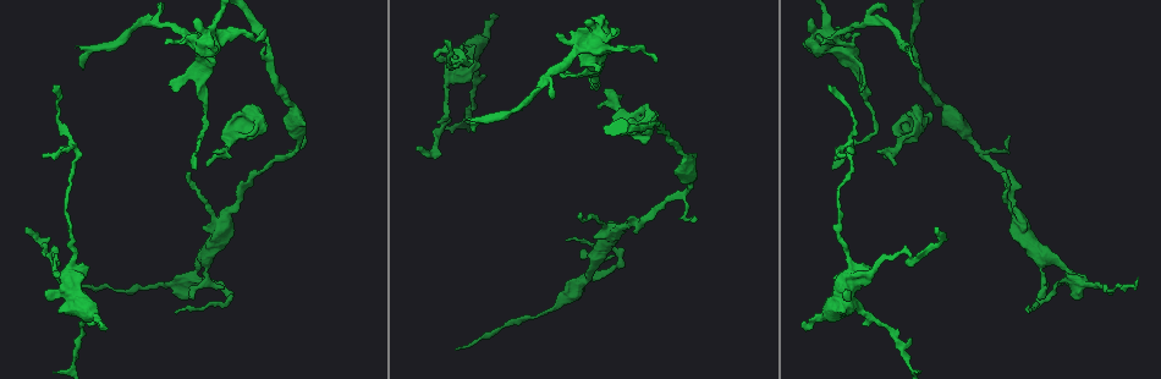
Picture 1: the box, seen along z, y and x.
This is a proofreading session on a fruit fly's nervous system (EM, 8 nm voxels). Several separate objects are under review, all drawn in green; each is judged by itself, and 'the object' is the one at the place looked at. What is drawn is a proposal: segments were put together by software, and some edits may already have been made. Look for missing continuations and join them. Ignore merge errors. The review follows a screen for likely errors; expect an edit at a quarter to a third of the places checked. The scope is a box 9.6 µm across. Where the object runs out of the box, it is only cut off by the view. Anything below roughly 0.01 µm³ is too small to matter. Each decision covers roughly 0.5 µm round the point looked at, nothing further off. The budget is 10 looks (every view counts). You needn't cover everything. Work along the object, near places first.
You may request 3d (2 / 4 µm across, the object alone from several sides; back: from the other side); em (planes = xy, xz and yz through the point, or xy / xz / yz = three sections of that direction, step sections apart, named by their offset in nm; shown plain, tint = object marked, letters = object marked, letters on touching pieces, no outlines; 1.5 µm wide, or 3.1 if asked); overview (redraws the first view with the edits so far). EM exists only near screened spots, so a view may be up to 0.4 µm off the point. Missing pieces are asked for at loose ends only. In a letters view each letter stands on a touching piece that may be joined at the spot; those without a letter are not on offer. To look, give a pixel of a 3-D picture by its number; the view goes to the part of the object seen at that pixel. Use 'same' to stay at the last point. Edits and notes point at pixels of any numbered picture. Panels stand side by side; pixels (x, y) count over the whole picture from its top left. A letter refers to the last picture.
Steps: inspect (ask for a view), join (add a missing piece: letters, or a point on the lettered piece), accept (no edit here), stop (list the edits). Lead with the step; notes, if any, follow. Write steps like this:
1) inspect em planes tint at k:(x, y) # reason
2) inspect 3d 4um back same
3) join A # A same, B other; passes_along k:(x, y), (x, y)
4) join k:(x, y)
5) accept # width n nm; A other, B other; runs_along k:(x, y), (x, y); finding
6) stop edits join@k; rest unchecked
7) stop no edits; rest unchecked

inspect 3d 2um at 1:(438, 60)

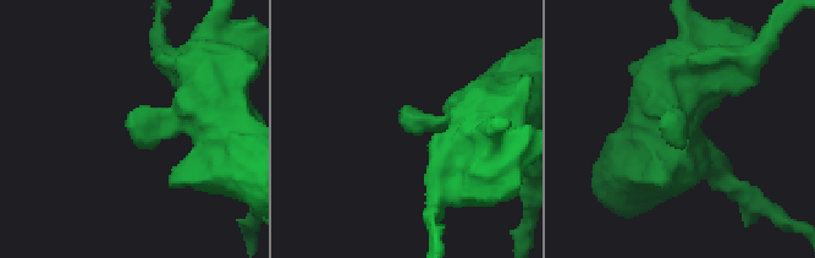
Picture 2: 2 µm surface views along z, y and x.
inspect em planes tint at 2:(407, 128)

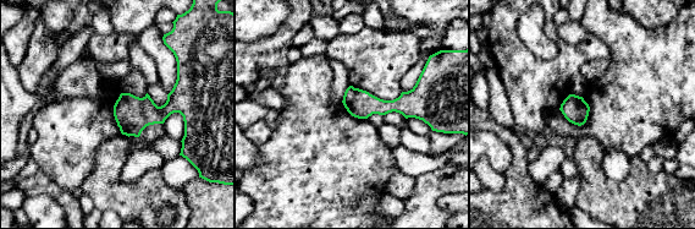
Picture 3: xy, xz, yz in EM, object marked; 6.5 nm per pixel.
inspect em planes letters same # what lies round it

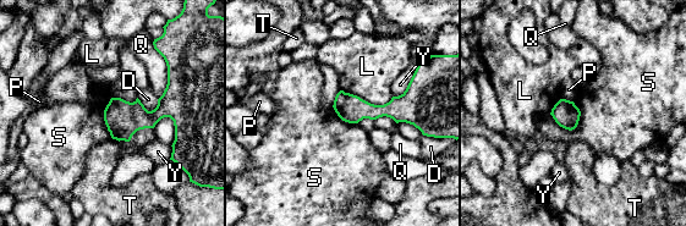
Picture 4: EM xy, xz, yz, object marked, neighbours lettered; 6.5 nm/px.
accept # longest_contact Q 380 nm; D other, L other, P other, Q other, S other, T other, Y other; none of them fits

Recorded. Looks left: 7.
inspect em planes letters at 1:(803, 327) # an open end

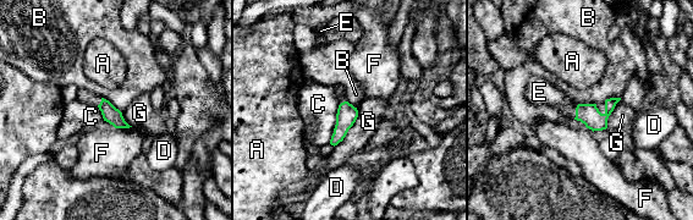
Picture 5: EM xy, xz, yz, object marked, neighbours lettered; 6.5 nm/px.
join E # A other, B other, C other, D other, E same, F other, G other; passes_along 5:(588, 114), (576, 111), (543, 93); it goes on there

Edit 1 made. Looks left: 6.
inspect 3d 4um back at 1:(456, 349) # thin end

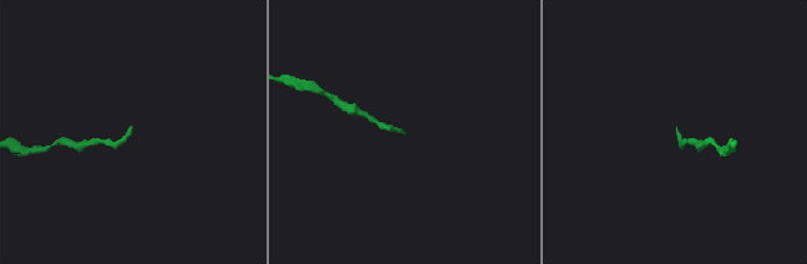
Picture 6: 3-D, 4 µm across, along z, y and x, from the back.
inspect em planes letters at 6:(131, 127)

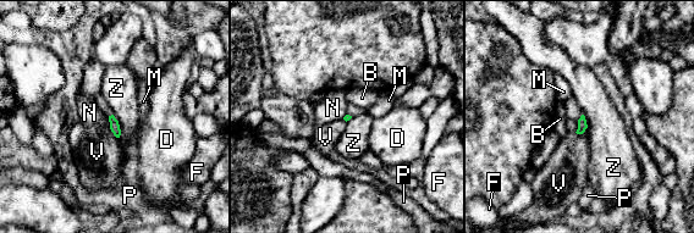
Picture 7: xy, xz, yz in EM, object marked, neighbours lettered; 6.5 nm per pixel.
accept # longest_contact Z 170 nm; B other, D other, F other, M other, N other, P other, V other, Z other; border 7:(113, 114), (119, 125), (119, 138); none of them fits

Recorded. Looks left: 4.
inspect 3d 2um at 1:(694, 220) # branch stops here

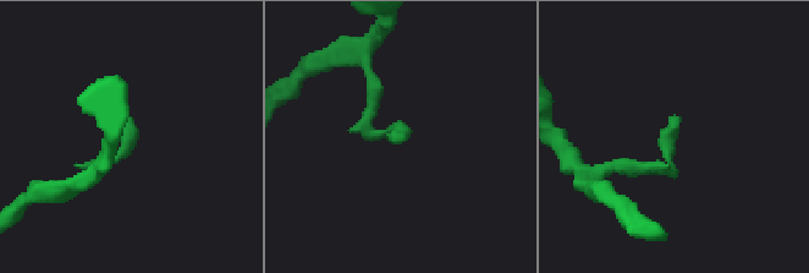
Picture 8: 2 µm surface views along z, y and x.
inspect em planes letters at 8:(672, 116) # need the tissue

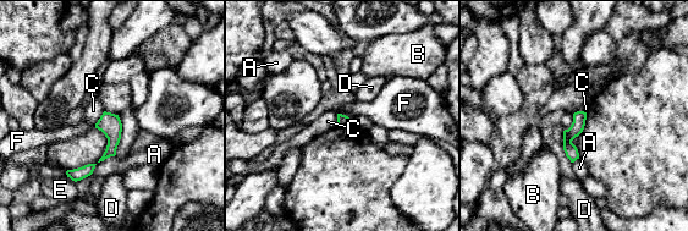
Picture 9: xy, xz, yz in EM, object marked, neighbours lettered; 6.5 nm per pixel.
accept # A other, B other, C other, D other, E other, F other; runs_along 9:(115, 117), (111, 149), (75, 177); none of them fits

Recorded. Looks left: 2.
stop edits join@5; rest unchecked

